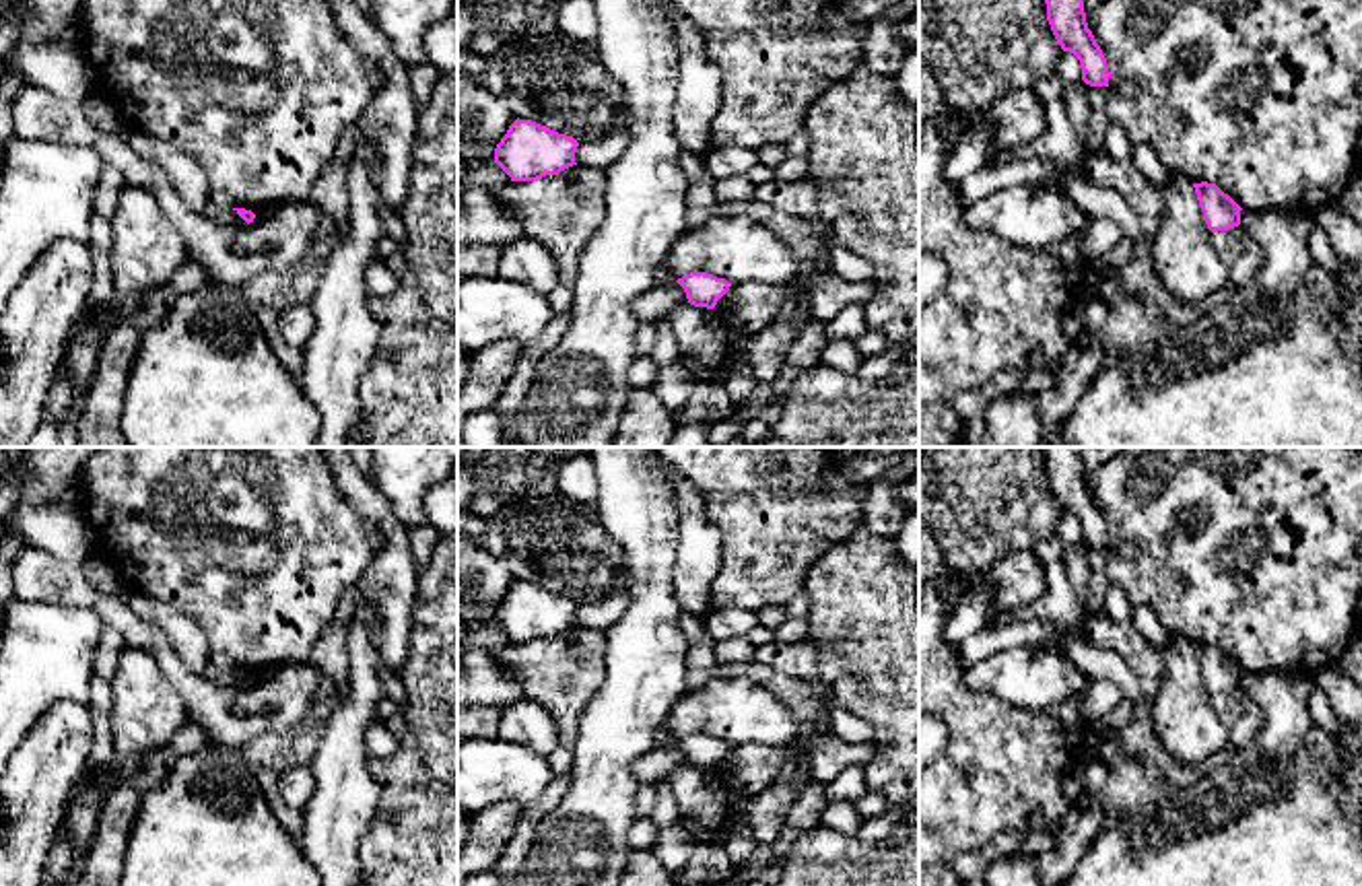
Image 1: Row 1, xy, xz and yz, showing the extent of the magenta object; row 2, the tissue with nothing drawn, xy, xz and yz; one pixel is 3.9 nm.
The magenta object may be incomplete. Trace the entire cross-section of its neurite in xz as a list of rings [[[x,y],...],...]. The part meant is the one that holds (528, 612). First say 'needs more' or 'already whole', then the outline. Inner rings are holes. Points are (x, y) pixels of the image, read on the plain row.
already whole | [[[515,581],[495,610],[495,624],[511,643],[538,643],[577,626],[579,604],[532,581]]]

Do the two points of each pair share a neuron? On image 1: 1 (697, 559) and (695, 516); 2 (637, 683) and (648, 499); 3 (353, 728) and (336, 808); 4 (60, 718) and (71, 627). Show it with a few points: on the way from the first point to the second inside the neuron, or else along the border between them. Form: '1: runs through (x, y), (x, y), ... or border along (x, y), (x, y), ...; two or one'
1: runs through (697, 549), (695, 526); one
2: runs through (648, 637), (652, 627), (650, 544); one
3: runs through (343, 748), (343, 788); one
4: border along (87, 703), (56, 699), (27, 732); two

